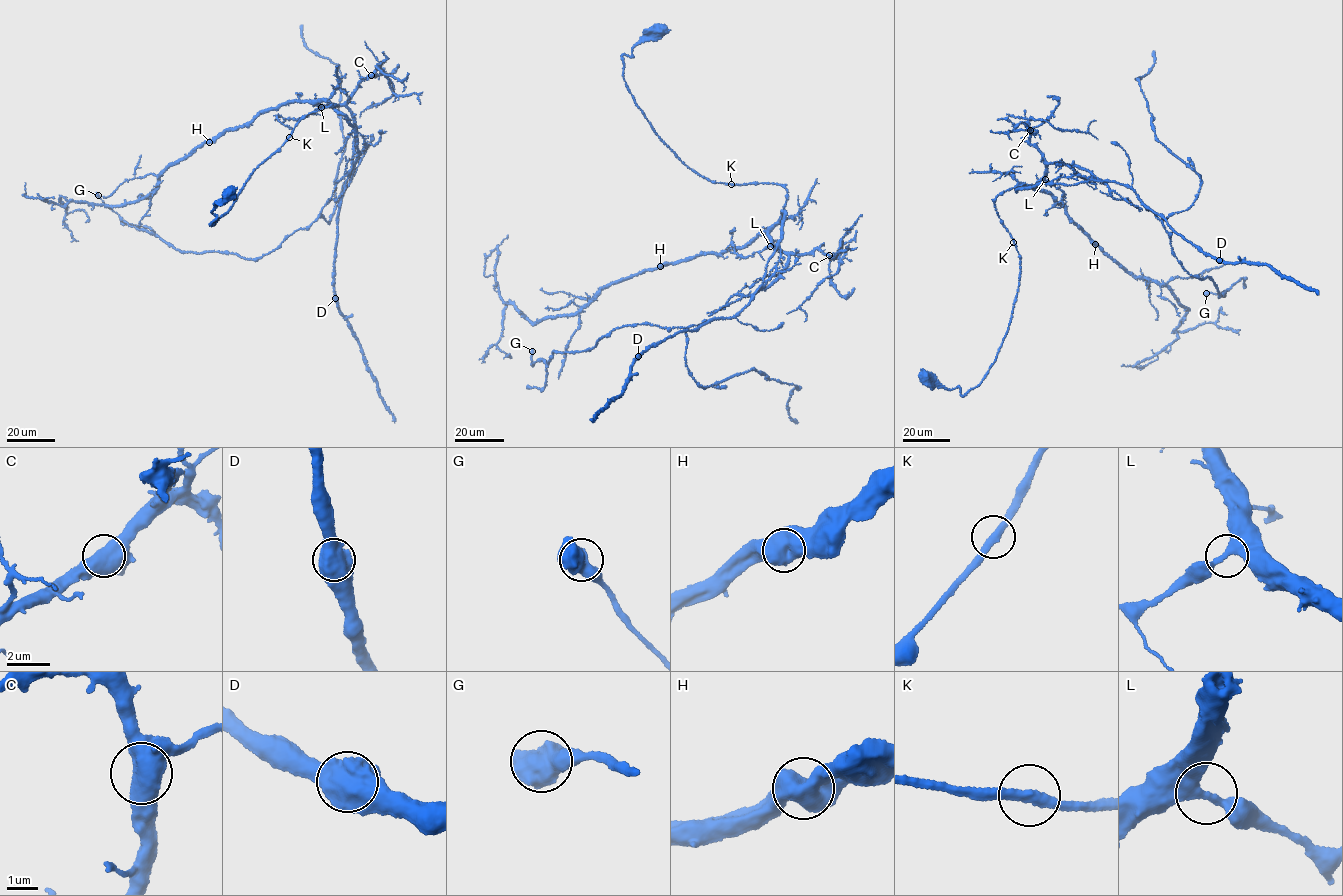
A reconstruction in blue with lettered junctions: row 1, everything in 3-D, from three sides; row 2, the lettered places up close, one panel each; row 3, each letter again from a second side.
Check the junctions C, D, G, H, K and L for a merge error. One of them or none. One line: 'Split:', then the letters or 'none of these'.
Split: none of these

